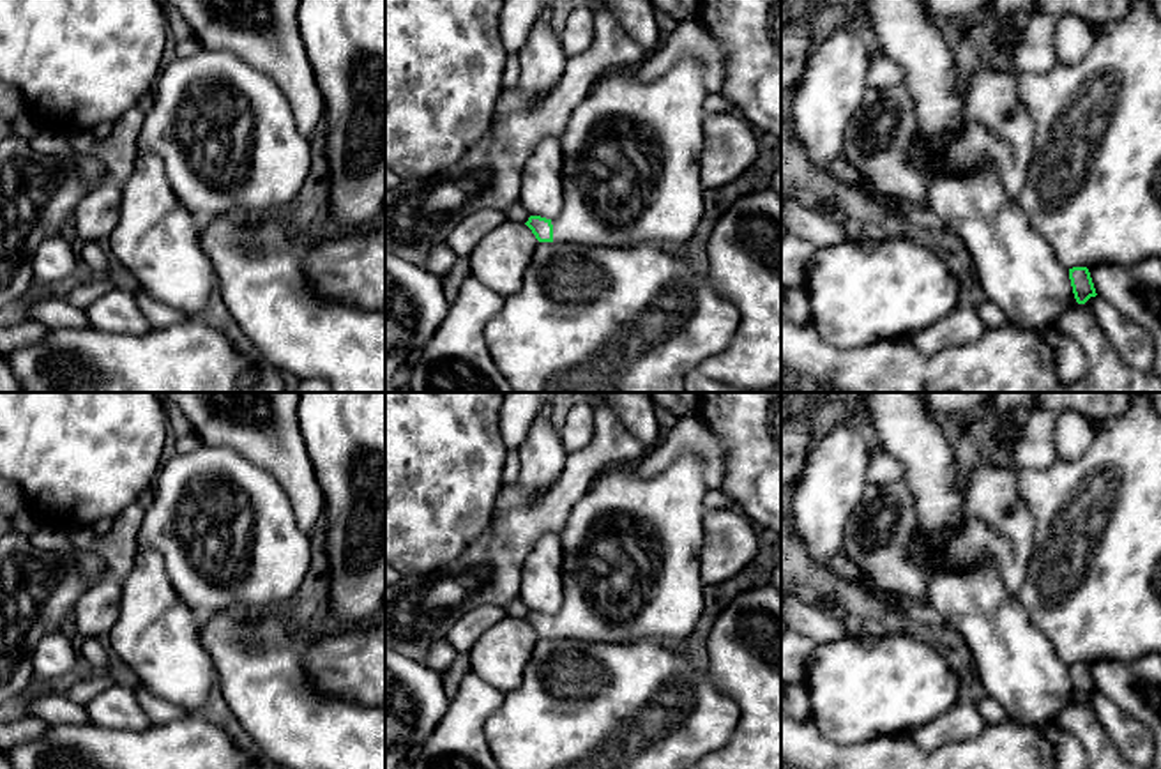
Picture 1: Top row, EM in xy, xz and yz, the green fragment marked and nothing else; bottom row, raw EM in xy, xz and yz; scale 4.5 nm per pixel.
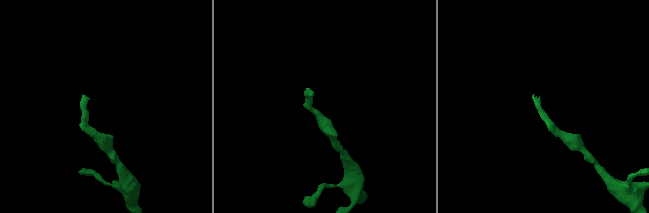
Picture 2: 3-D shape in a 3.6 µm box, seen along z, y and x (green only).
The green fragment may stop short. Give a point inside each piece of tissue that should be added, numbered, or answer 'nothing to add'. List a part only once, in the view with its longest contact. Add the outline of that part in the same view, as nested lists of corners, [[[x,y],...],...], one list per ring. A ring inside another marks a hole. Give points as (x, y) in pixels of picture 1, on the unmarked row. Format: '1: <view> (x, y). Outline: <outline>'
1: xz (637, 541). Outline: [[[694,453],[677,456],[666,470],[640,476],[634,463],[604,470],[590,490],[573,506],[562,541],[562,573],[578,573],[578,580],[564,582],[562,608],[551,615],[553,638],[588,642],[657,640],[682,649],[703,613],[702,550],[707,513],[703,463]]]

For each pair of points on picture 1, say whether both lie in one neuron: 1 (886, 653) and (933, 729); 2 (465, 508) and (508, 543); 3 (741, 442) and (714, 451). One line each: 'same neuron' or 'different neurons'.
1: different neurons
2: different neurons
3: different neurons

